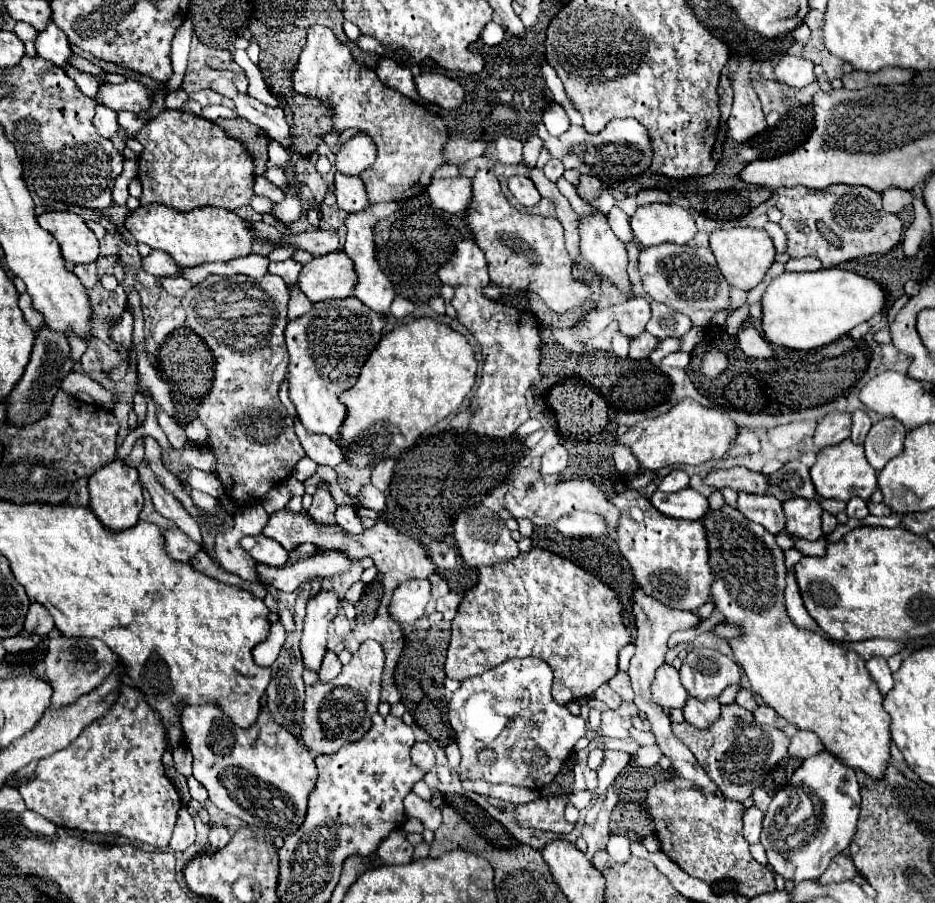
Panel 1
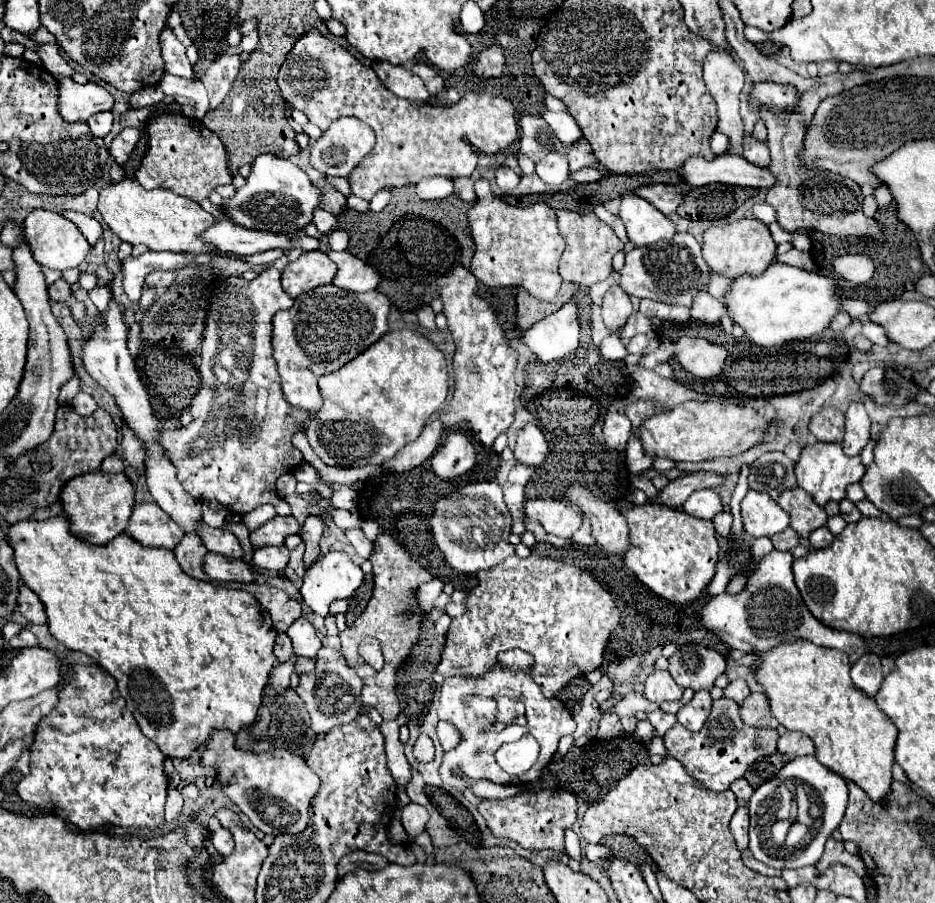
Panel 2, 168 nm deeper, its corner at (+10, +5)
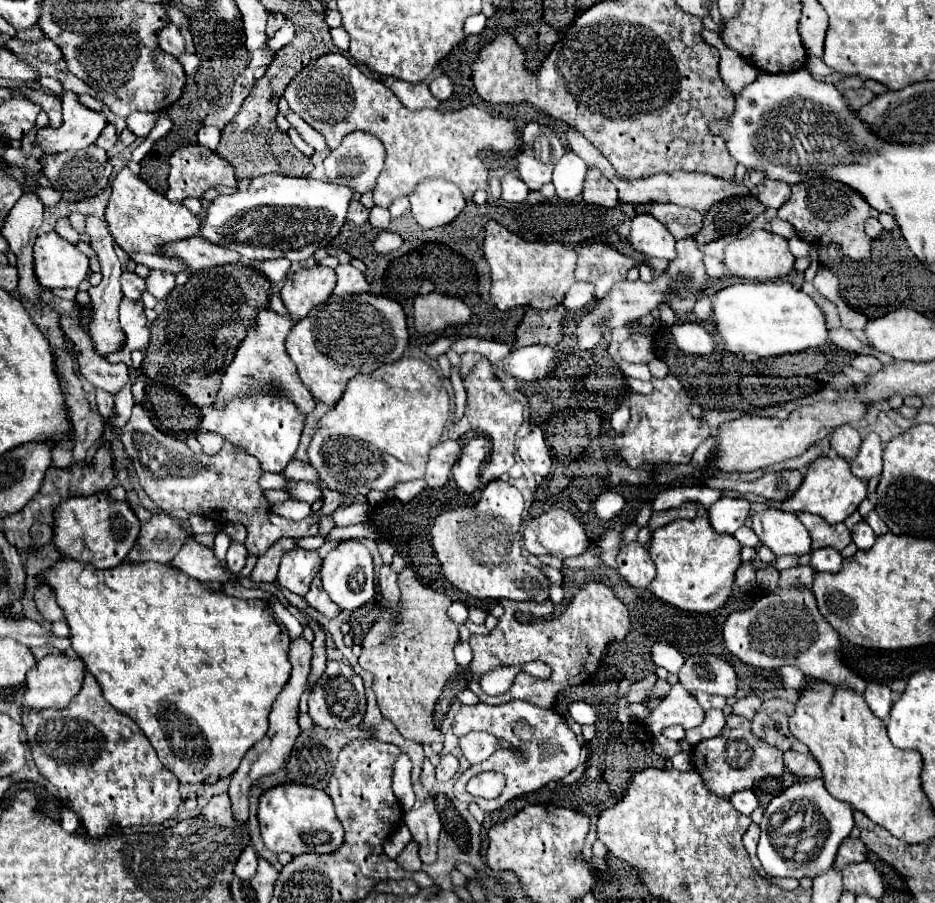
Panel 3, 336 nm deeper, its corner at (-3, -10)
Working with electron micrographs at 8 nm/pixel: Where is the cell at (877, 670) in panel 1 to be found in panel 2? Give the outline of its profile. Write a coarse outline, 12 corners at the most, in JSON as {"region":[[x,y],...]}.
{"region":[[863,655],[851,669],[851,679],[869,697],[881,683],[881,659]]}

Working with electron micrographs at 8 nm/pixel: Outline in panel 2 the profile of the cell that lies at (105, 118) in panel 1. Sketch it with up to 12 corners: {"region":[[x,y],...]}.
{"region":[[95,113],[87,121],[95,137],[111,131],[113,113]]}

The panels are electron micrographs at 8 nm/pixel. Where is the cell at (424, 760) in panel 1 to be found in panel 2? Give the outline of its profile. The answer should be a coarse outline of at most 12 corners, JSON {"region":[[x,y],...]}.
{"region":[[421,735],[413,745],[413,757],[419,763],[433,759],[433,743]]}

